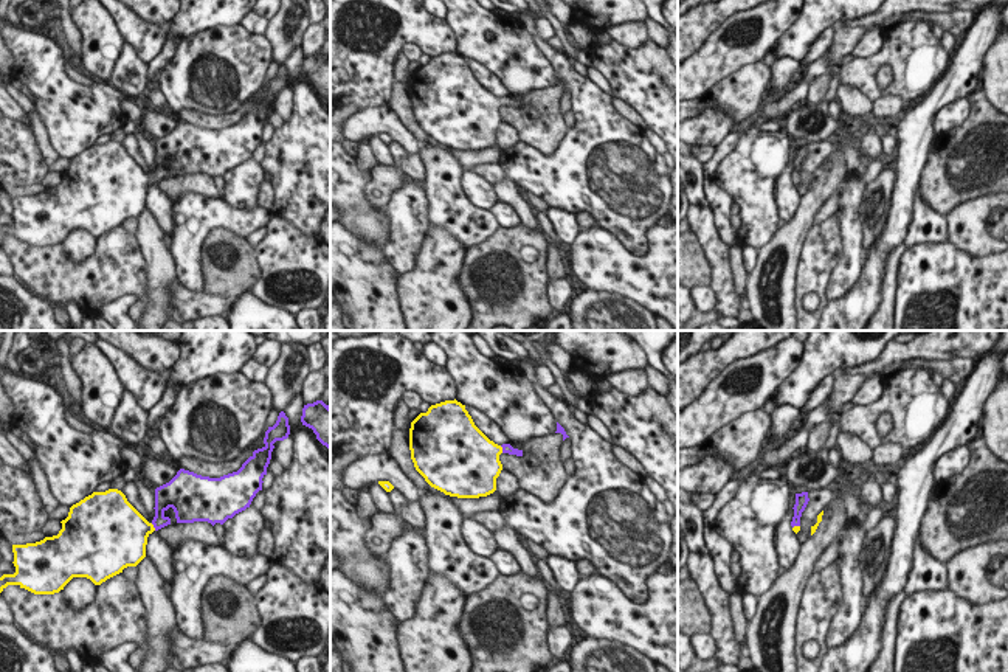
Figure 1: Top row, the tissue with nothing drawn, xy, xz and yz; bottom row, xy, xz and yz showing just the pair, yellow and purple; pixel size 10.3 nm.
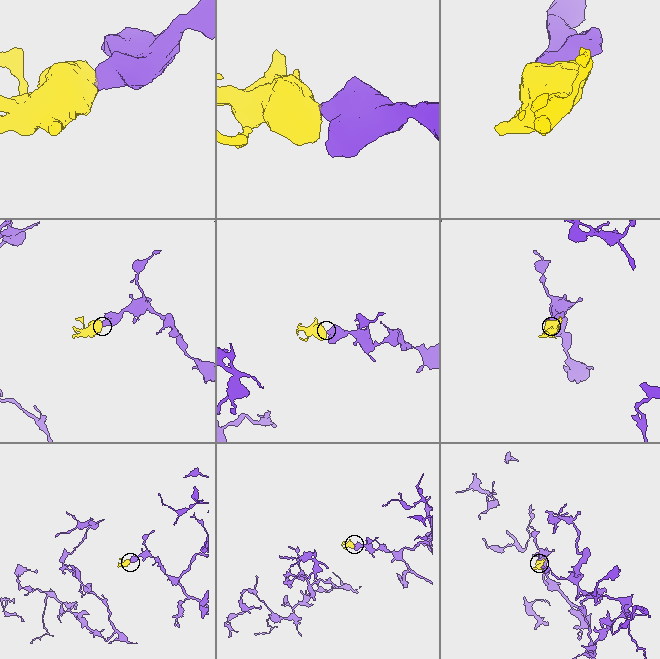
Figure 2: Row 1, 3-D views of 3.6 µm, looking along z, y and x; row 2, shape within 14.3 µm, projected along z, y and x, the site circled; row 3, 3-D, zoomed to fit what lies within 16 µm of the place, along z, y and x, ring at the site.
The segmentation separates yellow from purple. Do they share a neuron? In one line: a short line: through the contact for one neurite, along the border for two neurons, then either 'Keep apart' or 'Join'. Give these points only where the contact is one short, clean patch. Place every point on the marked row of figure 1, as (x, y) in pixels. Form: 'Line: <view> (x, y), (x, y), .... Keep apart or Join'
Line: xy (129, 529), (152, 526), (160, 519), (162, 505). Join

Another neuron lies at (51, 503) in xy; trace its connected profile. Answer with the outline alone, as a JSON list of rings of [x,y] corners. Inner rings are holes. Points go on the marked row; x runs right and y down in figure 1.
[[[34,458],[28,461],[28,464],[31,466],[33,481],[36,483],[36,489],[42,497],[42,501],[50,514],[50,518],[60,521],[65,520],[68,517],[70,507],[59,504],[59,498],[51,492],[48,478],[40,469],[39,461]]]

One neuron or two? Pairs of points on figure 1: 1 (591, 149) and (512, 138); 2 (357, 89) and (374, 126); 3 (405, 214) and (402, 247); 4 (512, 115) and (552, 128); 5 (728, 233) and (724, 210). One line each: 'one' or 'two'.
1: two
2: two
3: one
4: one
5: one

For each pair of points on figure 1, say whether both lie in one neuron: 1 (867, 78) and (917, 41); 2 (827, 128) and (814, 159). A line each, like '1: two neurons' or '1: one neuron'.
1: one neuron
2: two neurons

